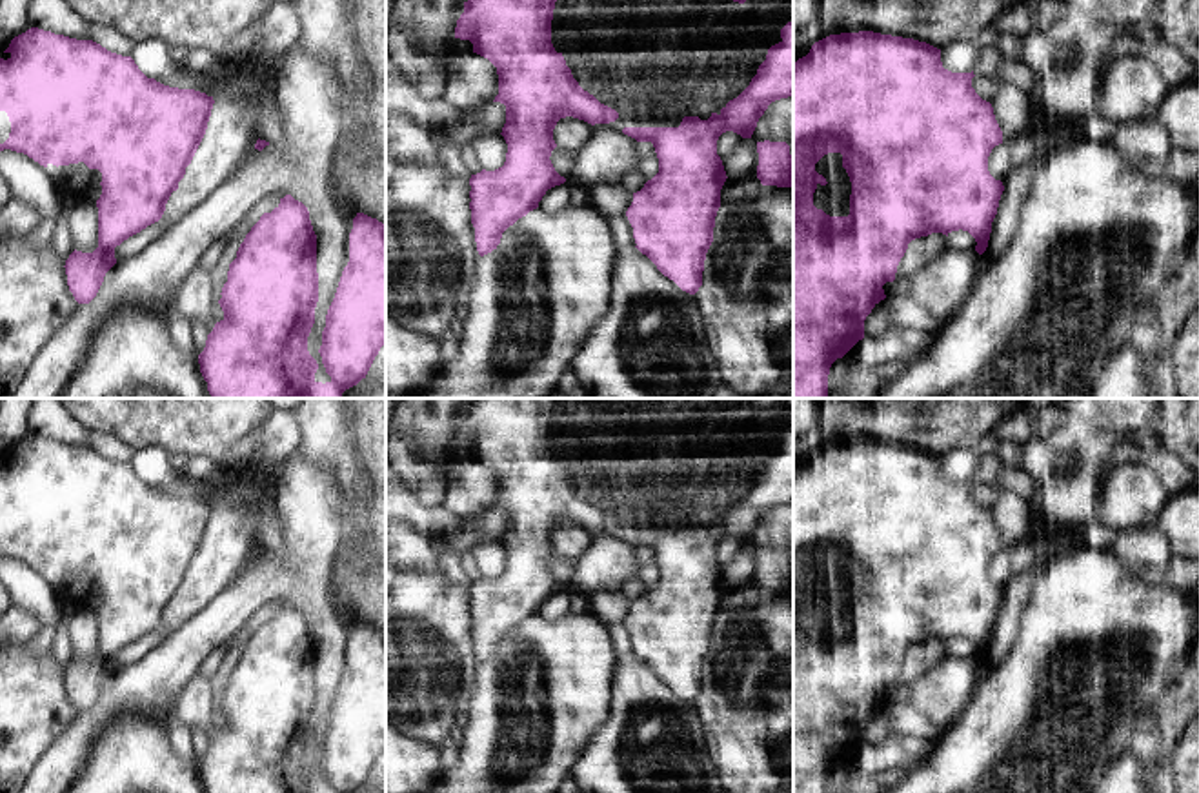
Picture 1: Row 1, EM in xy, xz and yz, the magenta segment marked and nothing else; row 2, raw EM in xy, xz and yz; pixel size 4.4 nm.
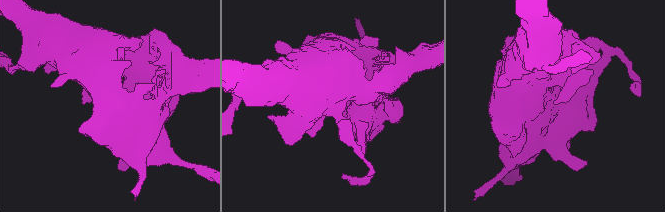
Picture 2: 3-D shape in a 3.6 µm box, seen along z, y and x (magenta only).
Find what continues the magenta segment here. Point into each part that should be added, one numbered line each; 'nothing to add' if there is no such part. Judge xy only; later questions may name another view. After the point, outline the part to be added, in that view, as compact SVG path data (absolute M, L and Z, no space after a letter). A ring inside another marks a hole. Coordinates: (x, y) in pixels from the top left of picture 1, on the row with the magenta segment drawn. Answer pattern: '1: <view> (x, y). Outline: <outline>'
nothing to add

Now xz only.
nothing to add

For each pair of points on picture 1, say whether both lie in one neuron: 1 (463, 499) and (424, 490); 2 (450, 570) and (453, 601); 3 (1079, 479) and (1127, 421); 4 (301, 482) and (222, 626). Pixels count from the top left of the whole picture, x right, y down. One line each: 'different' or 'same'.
1: different
2: different
3: same
4: same

